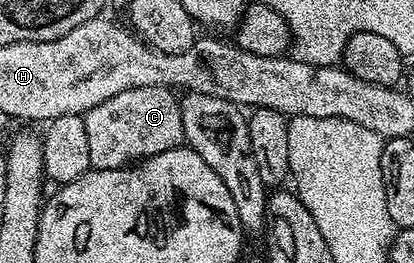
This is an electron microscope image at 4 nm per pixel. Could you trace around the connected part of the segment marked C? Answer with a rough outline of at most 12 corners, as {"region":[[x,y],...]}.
{"region":[[129,88],[83,114],[92,167],[185,142],[180,99]]}

